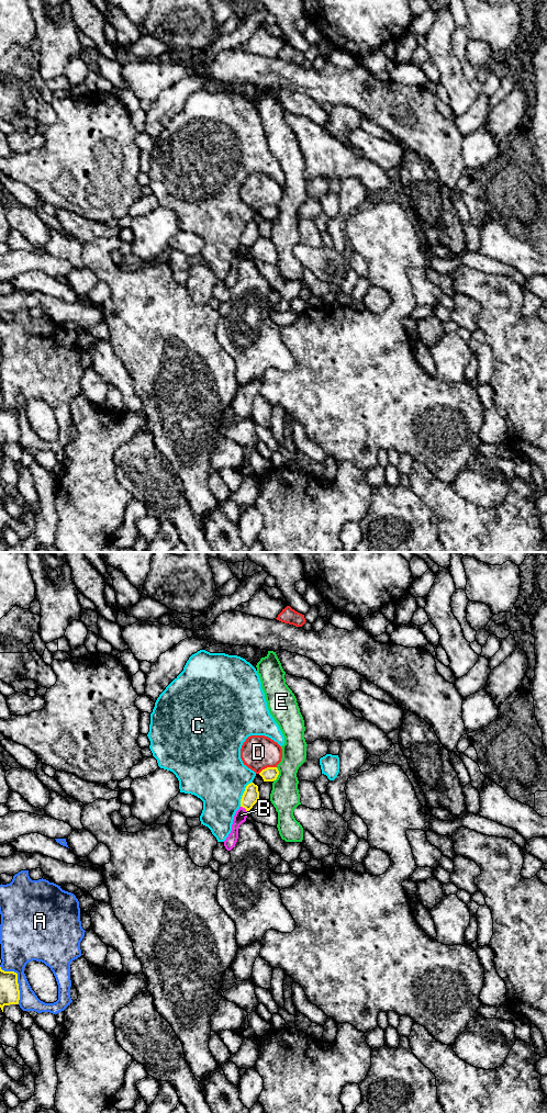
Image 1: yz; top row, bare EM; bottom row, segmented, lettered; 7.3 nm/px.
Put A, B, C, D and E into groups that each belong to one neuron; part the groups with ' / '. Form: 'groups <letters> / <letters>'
groups A / B / C / D / E

